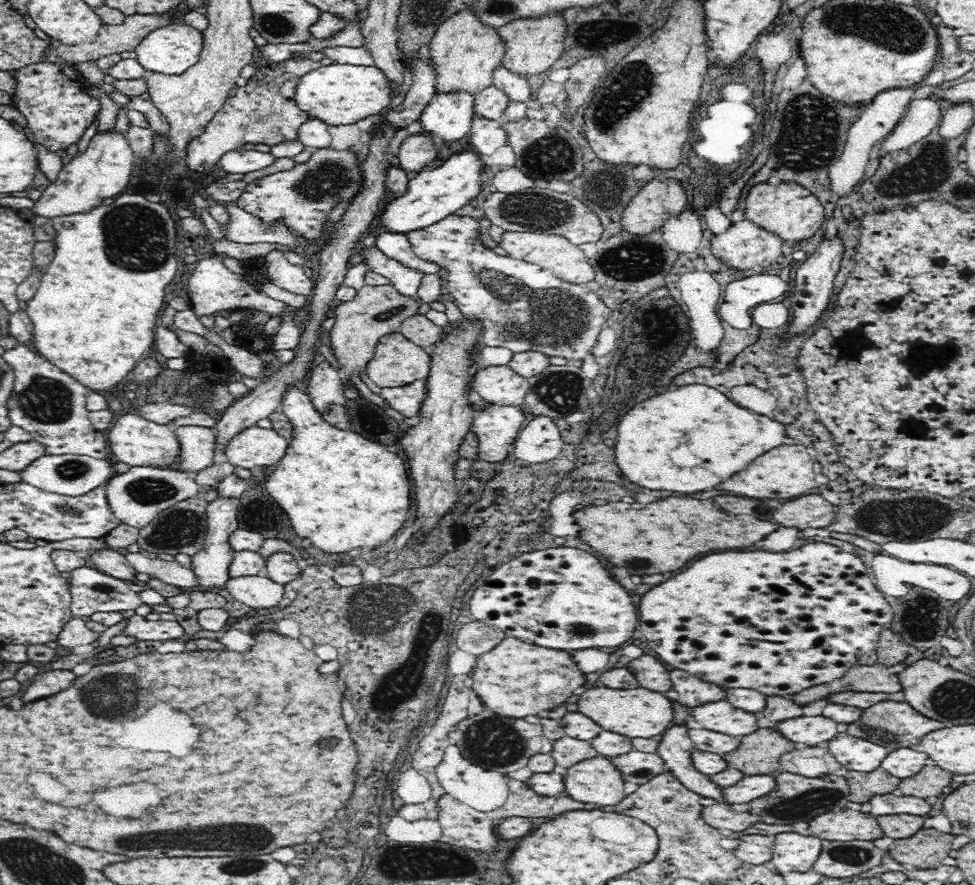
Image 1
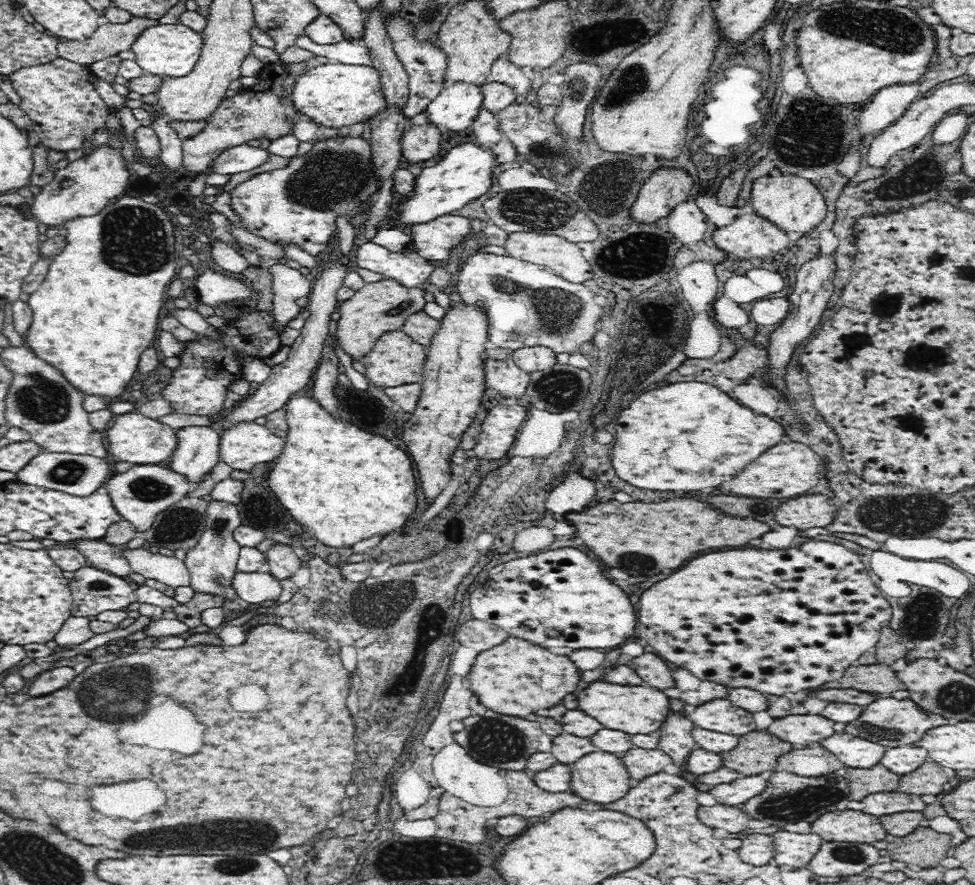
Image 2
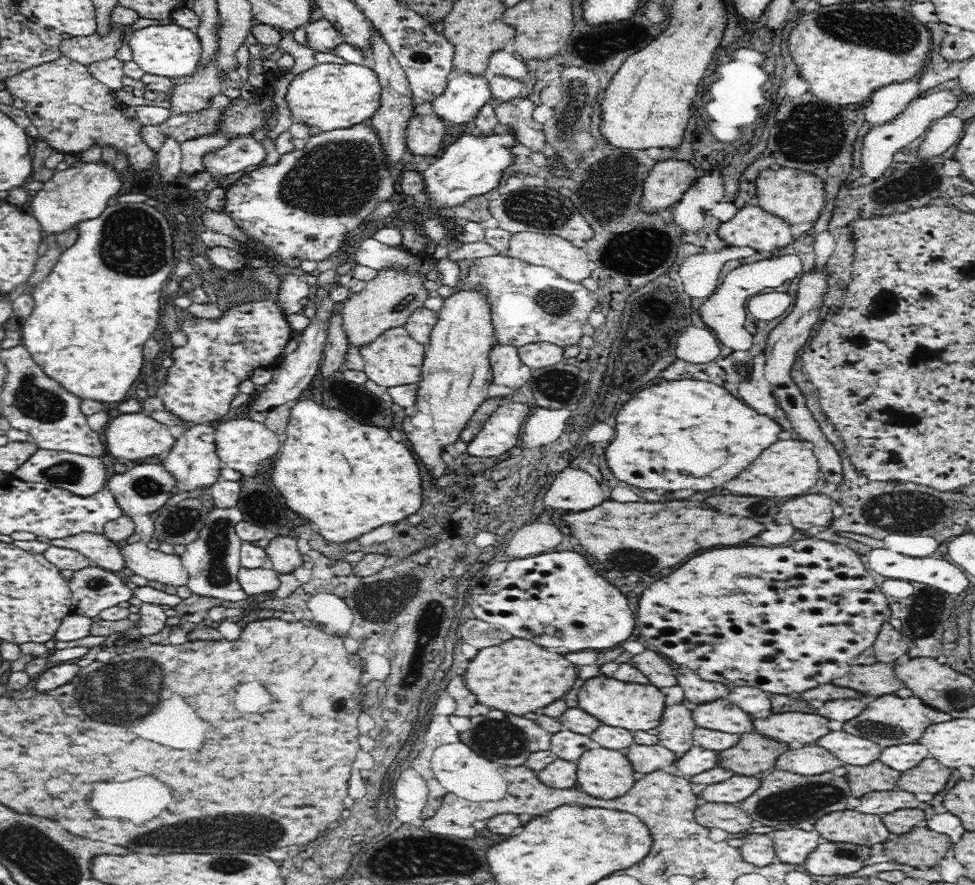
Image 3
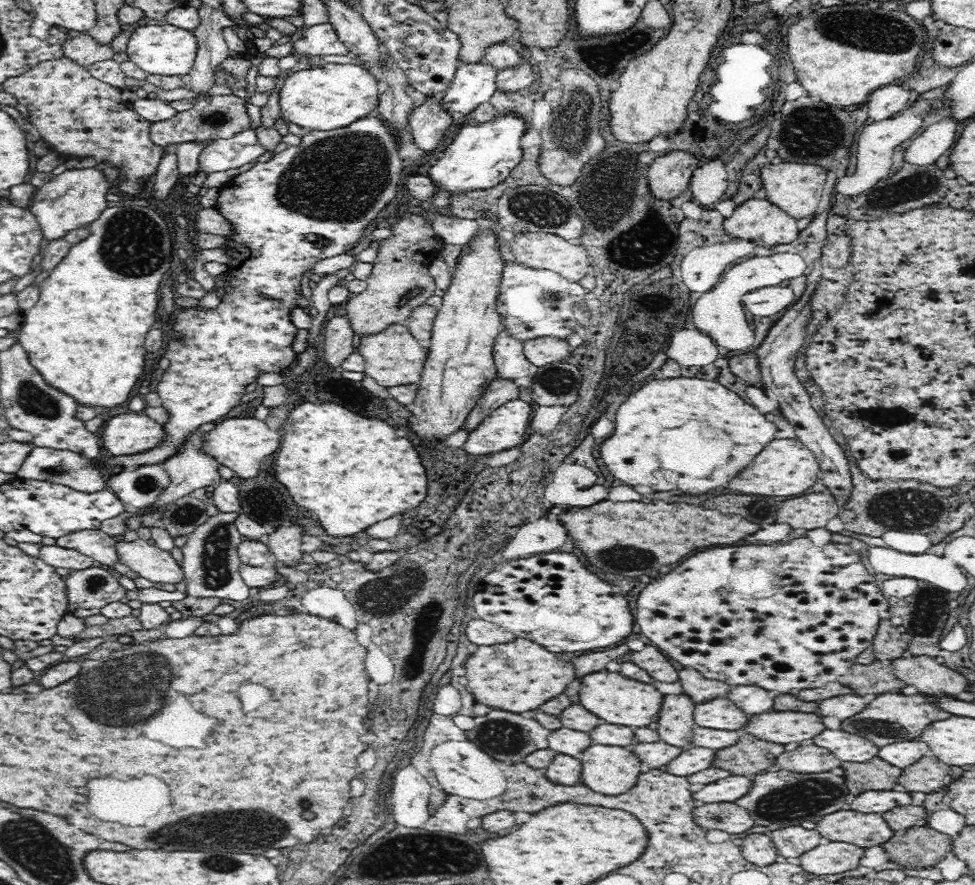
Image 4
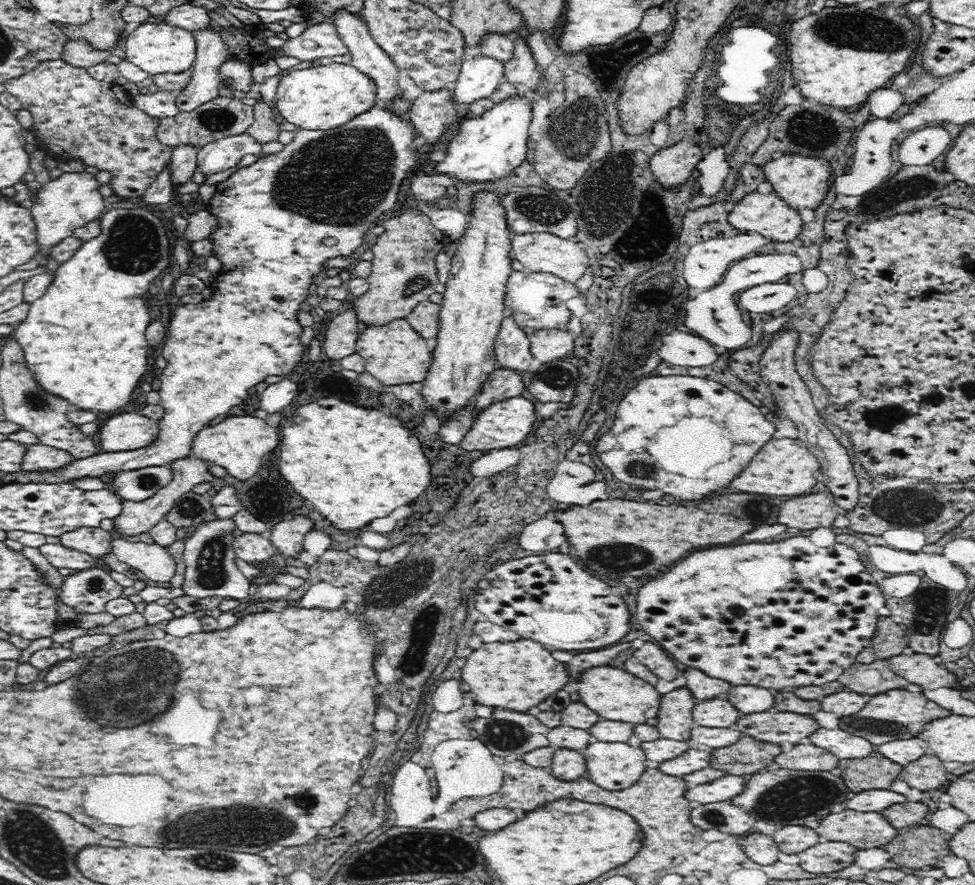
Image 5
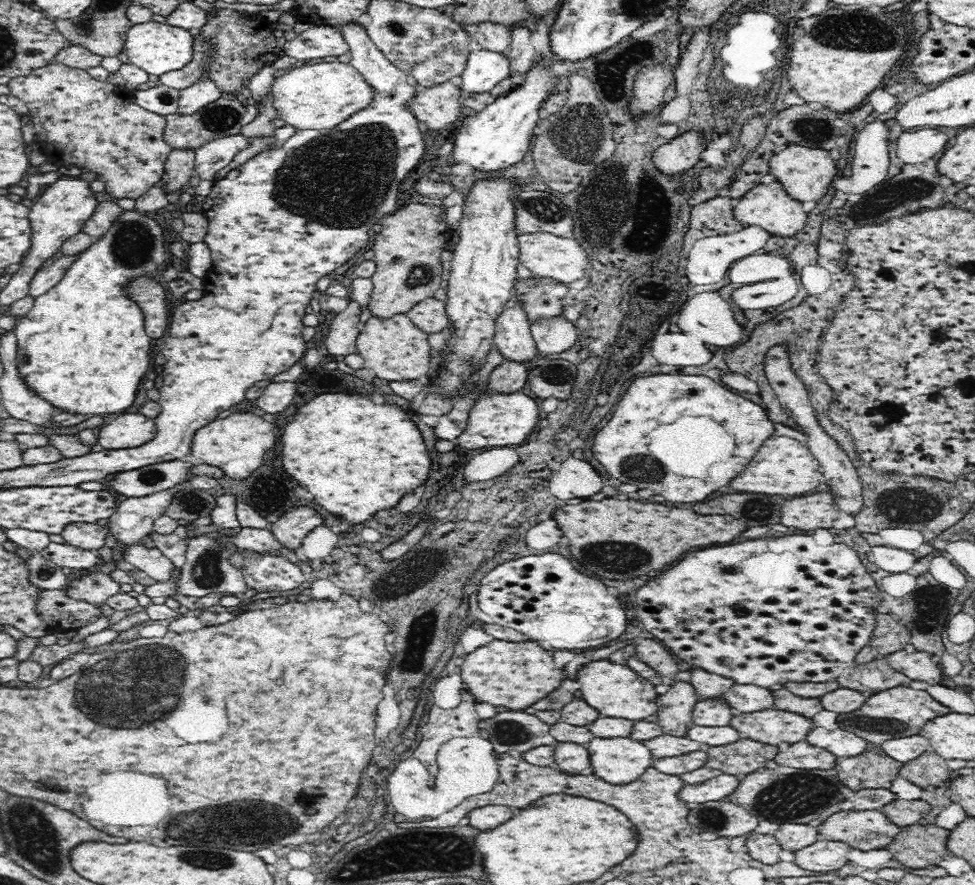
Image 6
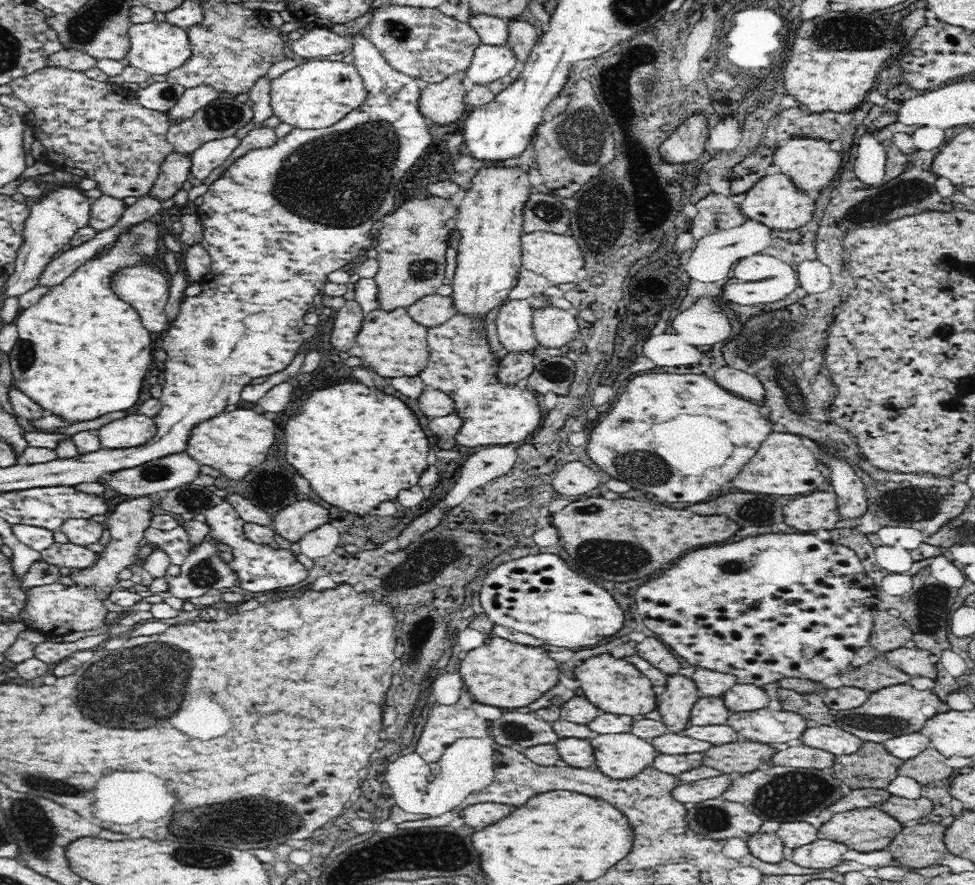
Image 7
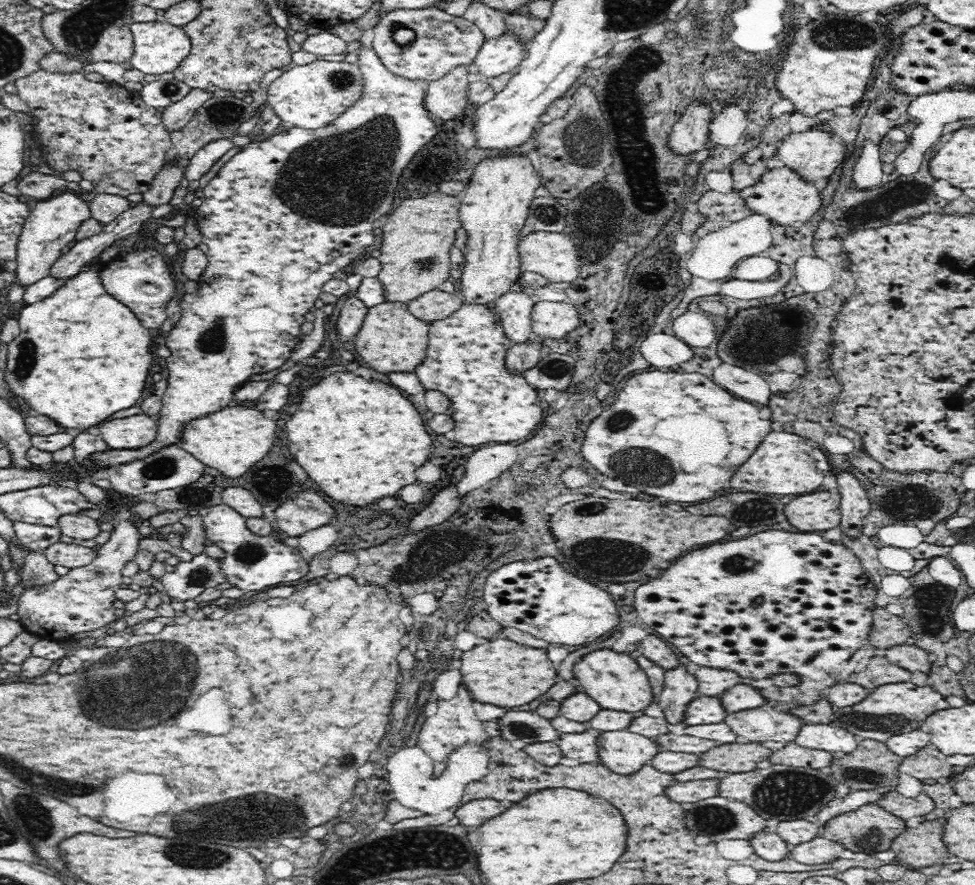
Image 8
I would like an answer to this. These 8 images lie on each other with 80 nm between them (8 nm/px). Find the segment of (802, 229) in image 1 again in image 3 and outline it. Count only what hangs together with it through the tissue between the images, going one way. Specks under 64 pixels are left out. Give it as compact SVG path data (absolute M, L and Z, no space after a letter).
M780 168L780 170L764 170L758 176L756 182L756 195L758 196L758 206L764 211L780 217L791 226L804 224L804 222L814 223L818 217L824 214L825 196L824 184L820 178L812 176L806 169Z

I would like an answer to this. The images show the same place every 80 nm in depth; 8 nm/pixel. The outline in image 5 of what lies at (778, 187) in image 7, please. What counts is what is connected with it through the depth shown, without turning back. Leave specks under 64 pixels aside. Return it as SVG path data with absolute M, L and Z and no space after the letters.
M774 191L748 194L735 204L727 219L736 231L756 232L772 242L794 240L803 224L800 213L786 205Z

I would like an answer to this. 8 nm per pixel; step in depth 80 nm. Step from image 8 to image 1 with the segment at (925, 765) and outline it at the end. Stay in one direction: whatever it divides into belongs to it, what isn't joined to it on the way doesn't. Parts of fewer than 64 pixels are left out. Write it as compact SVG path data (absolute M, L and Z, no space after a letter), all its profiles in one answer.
M930 763L924 766L918 774L901 779L897 793L921 799L928 797L937 799L940 794L943 794L944 788L950 784L953 775L938 765Z

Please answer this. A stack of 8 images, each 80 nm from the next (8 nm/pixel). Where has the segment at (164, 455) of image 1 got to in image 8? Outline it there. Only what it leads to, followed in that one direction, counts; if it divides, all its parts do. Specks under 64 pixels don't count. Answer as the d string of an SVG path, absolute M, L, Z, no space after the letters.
M142 413L122 419L109 419L104 428L97 428L110 449L142 449L158 435L159 425L152 416Z

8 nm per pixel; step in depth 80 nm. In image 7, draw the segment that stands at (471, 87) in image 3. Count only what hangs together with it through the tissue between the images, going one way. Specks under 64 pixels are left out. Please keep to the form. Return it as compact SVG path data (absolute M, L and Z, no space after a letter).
M481 44L474 51L472 62L464 71L464 76L473 85L487 86L490 82L506 76L518 64L515 53L508 44Z

